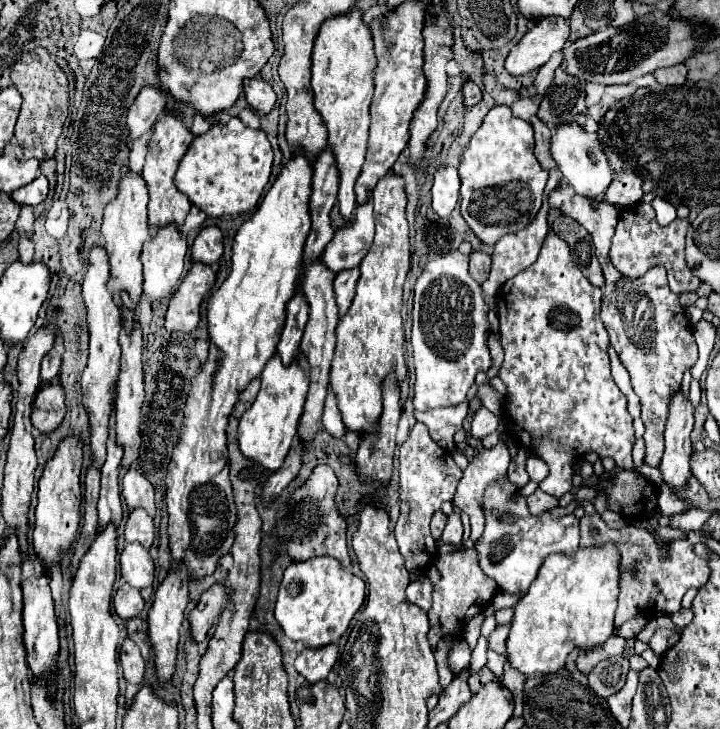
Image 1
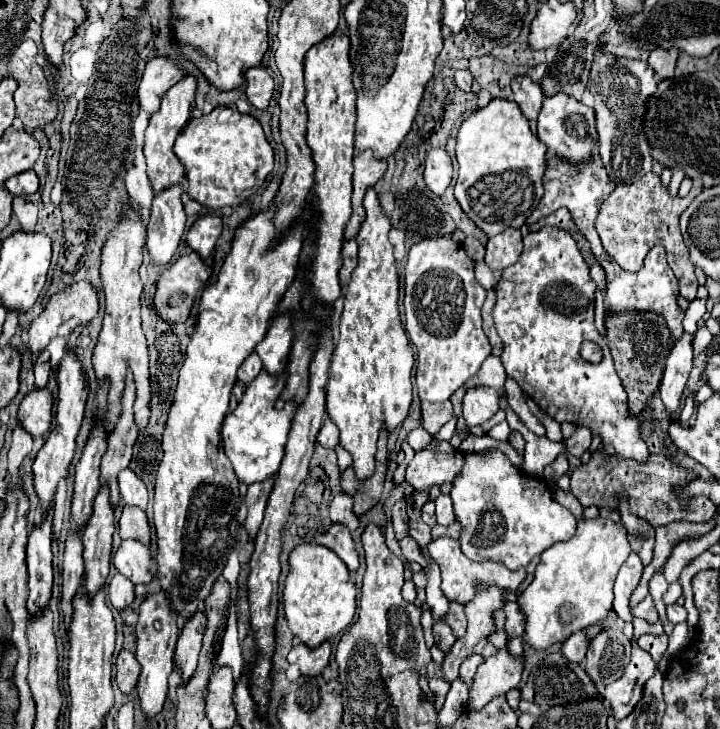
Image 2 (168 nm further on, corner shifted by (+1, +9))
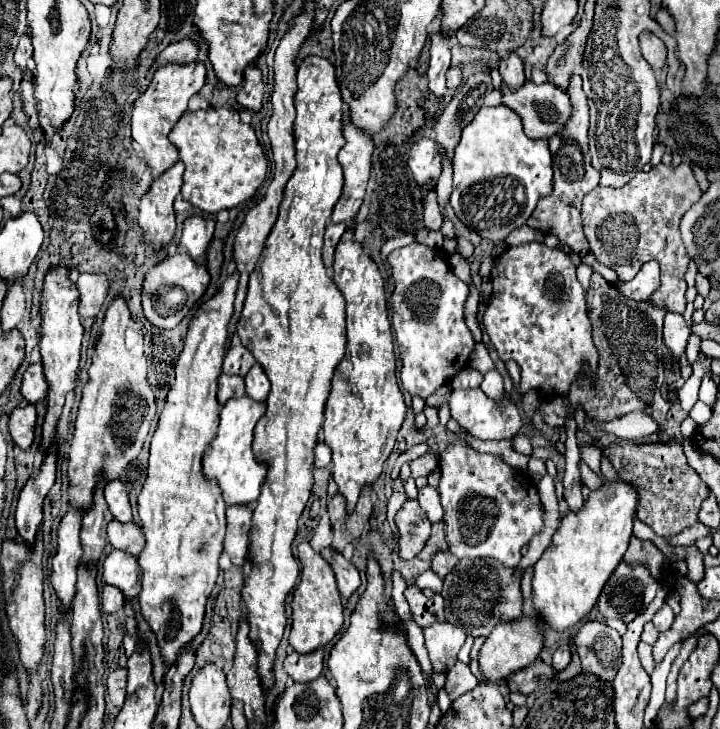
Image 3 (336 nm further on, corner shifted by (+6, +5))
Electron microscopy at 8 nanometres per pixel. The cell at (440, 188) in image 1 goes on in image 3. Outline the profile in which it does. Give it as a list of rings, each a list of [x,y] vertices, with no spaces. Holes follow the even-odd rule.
[[[420,138],[418,142],[414,142],[412,150],[410,150],[410,158],[408,158],[408,168],[414,174],[414,180],[424,186],[426,182],[436,182],[440,178],[442,172],[442,158],[436,150],[434,140],[430,138]]]

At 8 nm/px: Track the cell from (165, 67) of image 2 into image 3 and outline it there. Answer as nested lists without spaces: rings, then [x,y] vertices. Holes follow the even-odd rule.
[[[194,40],[174,42],[164,52],[160,52],[160,56],[156,58],[156,62],[150,68],[150,78],[164,64],[190,64],[190,62],[196,60],[196,56],[198,56],[198,44]]]

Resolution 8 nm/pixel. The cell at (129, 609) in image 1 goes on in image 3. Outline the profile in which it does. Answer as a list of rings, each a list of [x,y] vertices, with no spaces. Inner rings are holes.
[[[104,584],[100,600],[102,600],[102,610],[104,610],[106,614],[118,612],[118,610],[124,608],[124,594],[122,594],[116,586],[108,586],[108,584]]]

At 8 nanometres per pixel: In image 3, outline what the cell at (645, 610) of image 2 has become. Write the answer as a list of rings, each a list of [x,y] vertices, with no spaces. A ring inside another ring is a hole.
[[[620,562],[600,594],[598,610],[604,618],[620,618],[628,624],[648,608],[658,588],[660,584],[644,566],[632,568]]]

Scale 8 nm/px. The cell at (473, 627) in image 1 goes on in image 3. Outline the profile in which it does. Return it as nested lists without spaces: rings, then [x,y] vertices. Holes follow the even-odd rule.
[[[462,558],[458,566],[444,578],[442,596],[446,600],[444,610],[448,622],[464,628],[470,636],[490,636],[498,622],[512,622],[522,616],[520,576],[516,576],[512,568],[504,568],[492,558]]]

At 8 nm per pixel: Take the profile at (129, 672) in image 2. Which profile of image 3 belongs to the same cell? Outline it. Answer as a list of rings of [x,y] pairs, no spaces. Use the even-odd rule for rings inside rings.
[[[116,668],[108,674],[106,680],[108,686],[108,698],[116,708],[122,708],[124,696],[126,696],[126,668]]]

